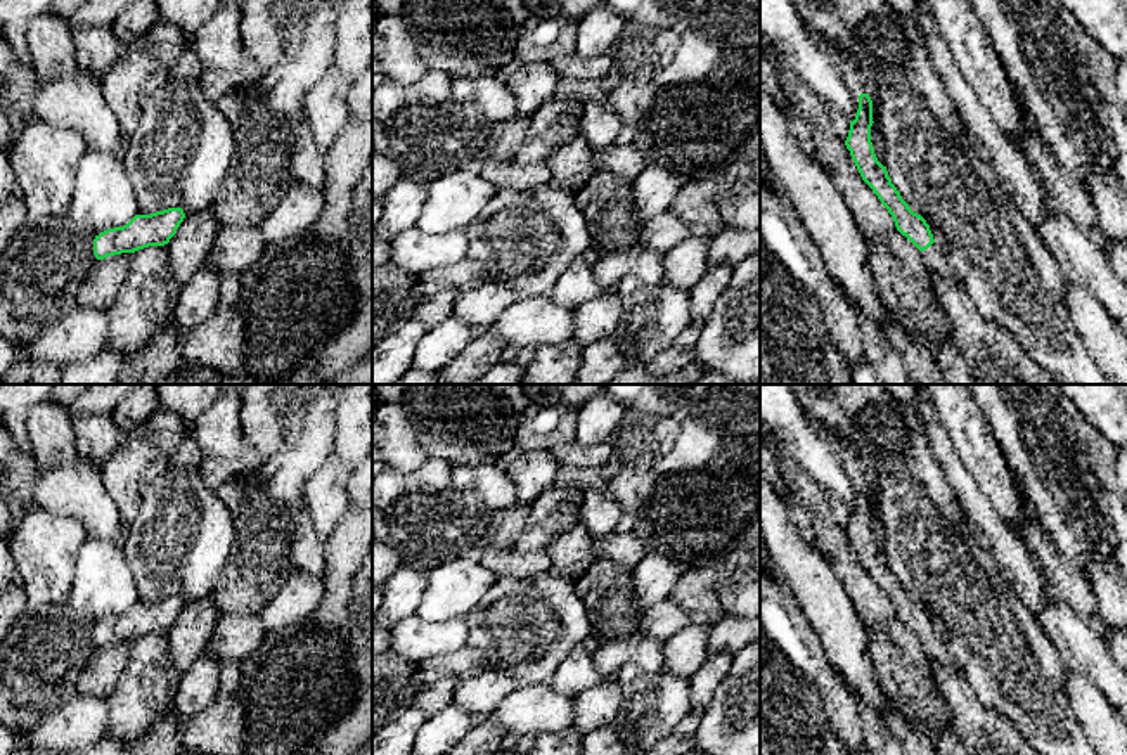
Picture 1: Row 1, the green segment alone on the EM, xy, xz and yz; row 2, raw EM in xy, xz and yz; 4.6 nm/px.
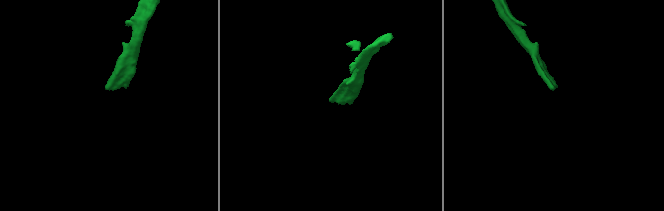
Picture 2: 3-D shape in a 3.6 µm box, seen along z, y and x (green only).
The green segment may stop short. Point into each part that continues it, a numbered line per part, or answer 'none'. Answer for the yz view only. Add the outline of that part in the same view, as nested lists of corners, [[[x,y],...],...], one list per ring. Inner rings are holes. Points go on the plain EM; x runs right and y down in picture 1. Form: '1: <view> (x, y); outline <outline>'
1: yz (933, 646); outline [[[933,630],[928,637],[921,639],[924,653],[943,665],[949,672],[959,672],[954,658],[949,655],[949,649],[945,642],[942,641],[942,636]]]

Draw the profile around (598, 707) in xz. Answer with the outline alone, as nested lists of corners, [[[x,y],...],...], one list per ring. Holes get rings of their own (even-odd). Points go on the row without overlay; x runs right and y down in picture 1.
[[[615,677],[604,679],[592,689],[573,698],[573,724],[580,734],[592,732],[597,727],[615,726],[618,707],[621,703],[621,687]]]

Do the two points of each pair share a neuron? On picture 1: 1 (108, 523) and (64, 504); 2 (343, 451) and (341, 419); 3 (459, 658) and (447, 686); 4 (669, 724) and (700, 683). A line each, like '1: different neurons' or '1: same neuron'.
1: same neuron
2: same neuron
3: same neuron
4: different neurons

